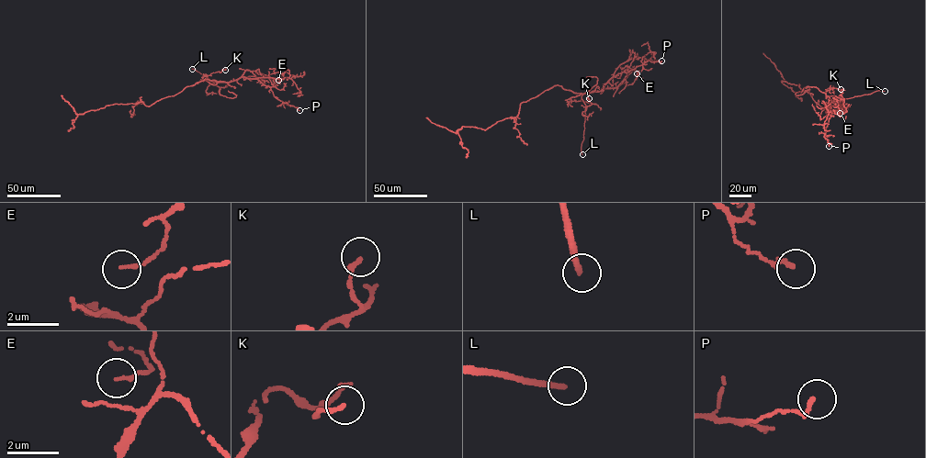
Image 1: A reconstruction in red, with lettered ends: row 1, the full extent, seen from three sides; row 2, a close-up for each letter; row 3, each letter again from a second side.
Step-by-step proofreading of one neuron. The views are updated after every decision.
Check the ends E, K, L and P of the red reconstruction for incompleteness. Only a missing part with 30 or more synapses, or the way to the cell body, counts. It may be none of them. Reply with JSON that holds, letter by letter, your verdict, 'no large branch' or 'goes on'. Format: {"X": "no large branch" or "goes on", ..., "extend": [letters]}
{"E": "no large branch", "K": "no large branch", "L": "goes on", "P": "no large branch", "extend": ["L"]}

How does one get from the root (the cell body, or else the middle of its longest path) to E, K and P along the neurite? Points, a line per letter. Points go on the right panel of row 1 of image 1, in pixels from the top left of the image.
E: (803, 90), (807, 86), (815, 87), (835, 101), (841, 95), (842, 104), (838, 106), (840, 113)
K: (803, 90), (807, 86), (815, 87), (825, 94), (826, 98), (828, 90), (841, 89)
P: (803, 90), (807, 86), (815, 87), (836, 101), (830, 104), (830, 116), (823, 137), (829, 146)

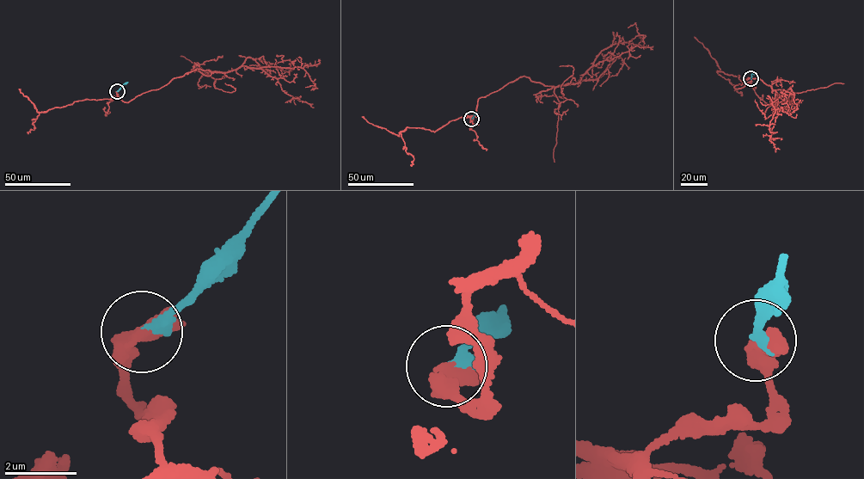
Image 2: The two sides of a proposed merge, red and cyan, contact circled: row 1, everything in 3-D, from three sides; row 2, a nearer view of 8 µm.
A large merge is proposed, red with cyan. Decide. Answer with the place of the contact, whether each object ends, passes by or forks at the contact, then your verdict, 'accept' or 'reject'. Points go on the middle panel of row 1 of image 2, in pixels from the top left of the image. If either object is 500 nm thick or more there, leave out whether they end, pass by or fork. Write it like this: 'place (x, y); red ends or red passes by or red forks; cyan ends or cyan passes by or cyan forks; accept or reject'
place (471, 119); red passes by; cyan ends; accept

